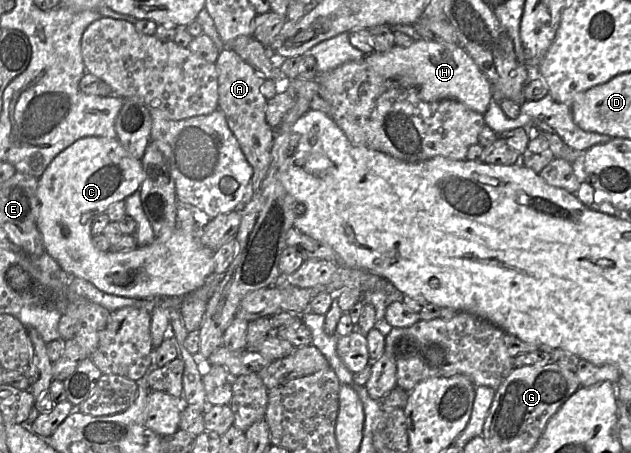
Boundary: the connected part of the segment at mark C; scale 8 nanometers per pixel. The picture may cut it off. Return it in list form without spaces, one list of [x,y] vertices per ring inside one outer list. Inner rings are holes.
[[[88,136],[73,142],[54,157],[38,178],[37,227],[42,236],[44,251],[64,272],[82,278],[108,294],[136,299],[183,297],[203,286],[214,270],[215,251],[201,244],[198,232],[175,229],[166,240],[157,237],[150,244],[137,246],[128,252],[100,251],[92,243],[91,227],[95,218],[104,213],[111,204],[122,201],[137,191],[143,179],[141,160],[132,157],[117,138]],[[63,226],[69,230],[68,236],[63,236],[61,231]]]

